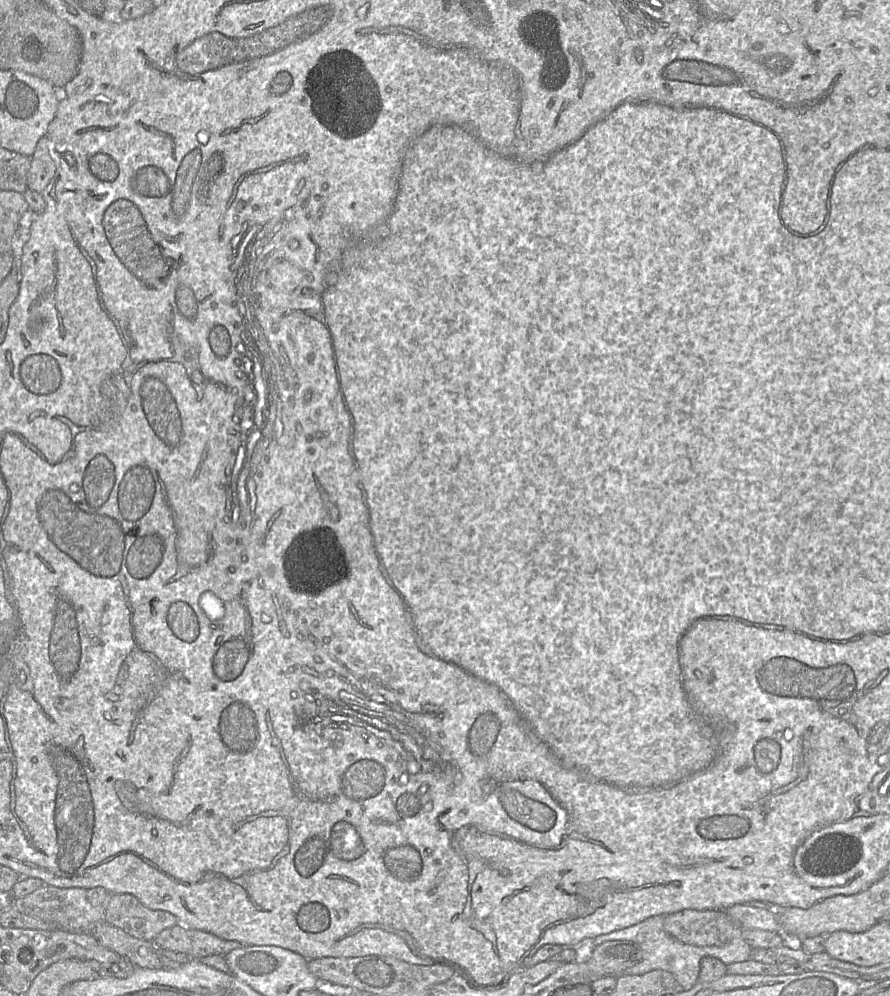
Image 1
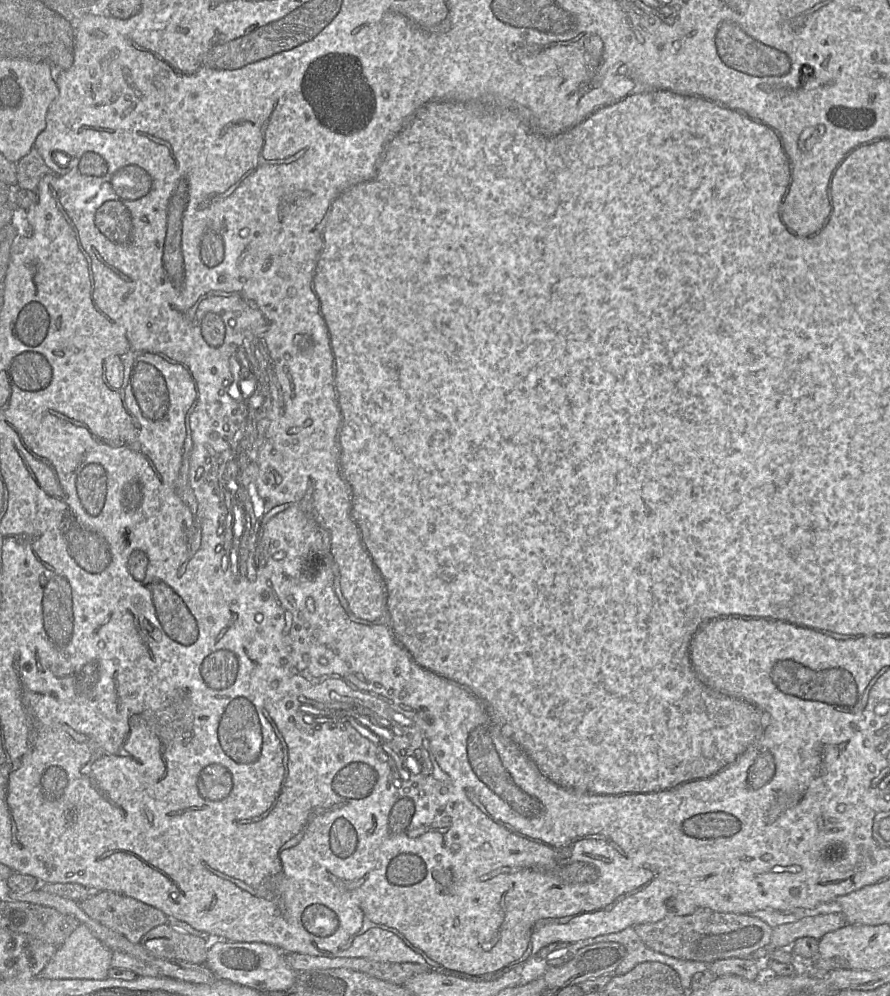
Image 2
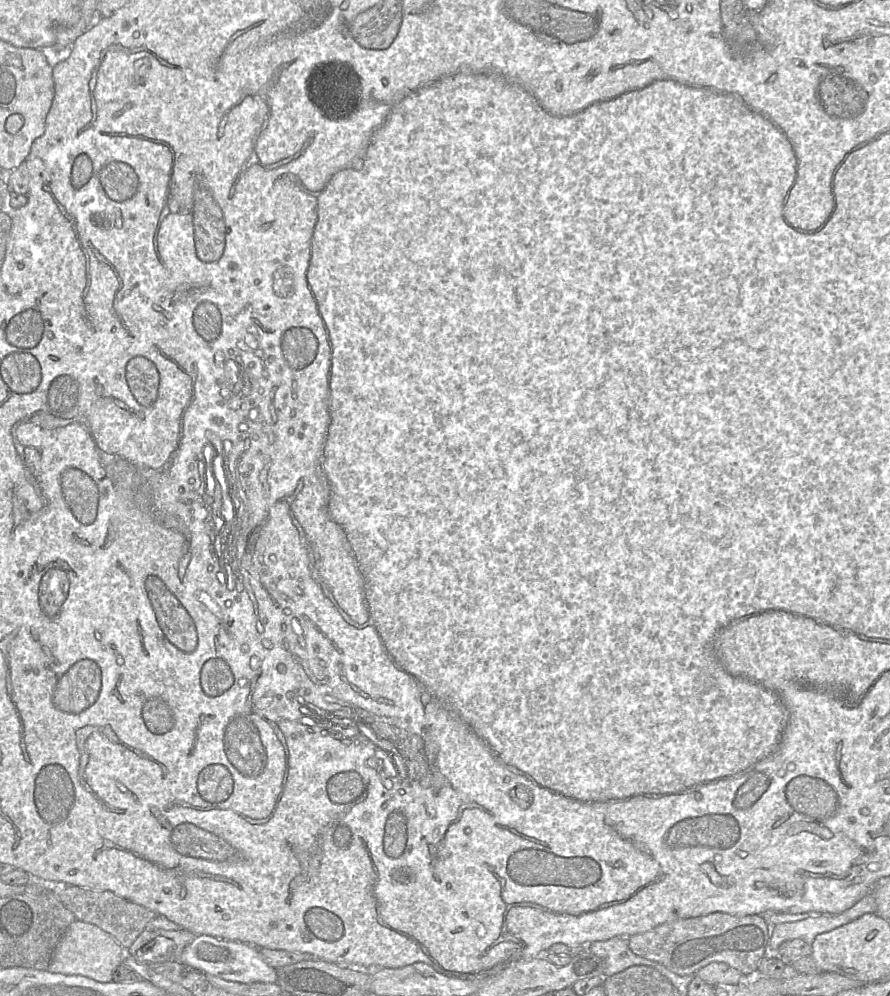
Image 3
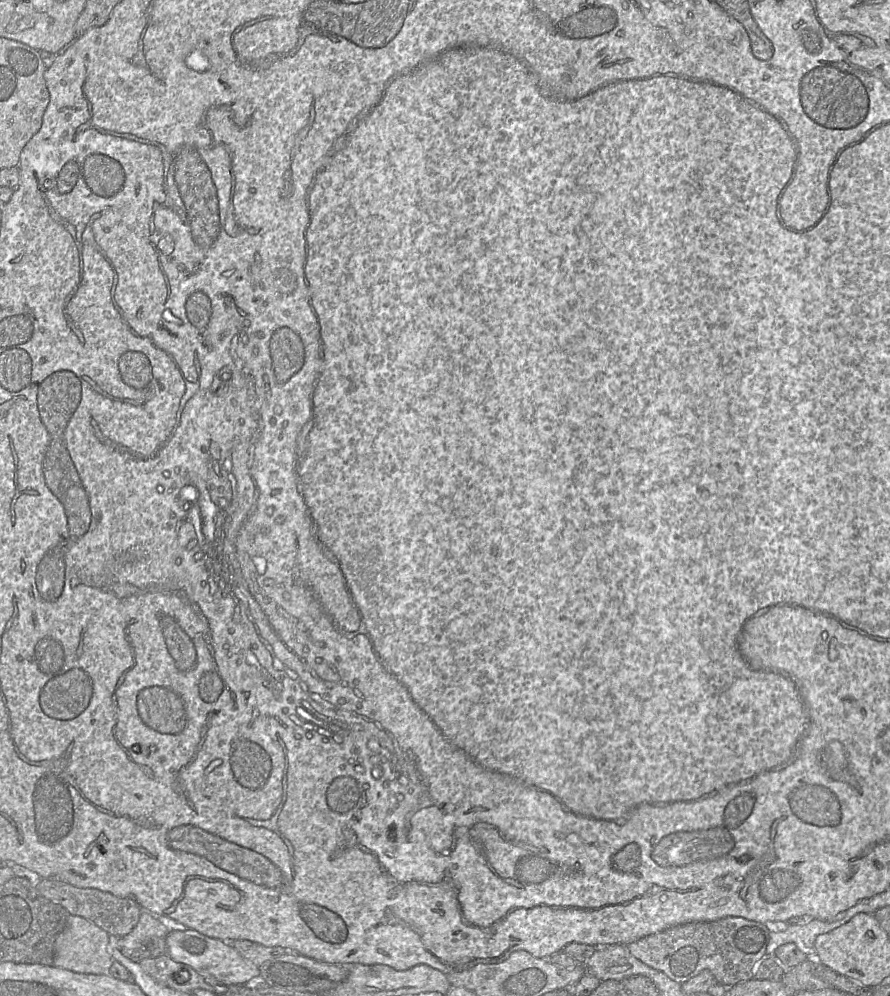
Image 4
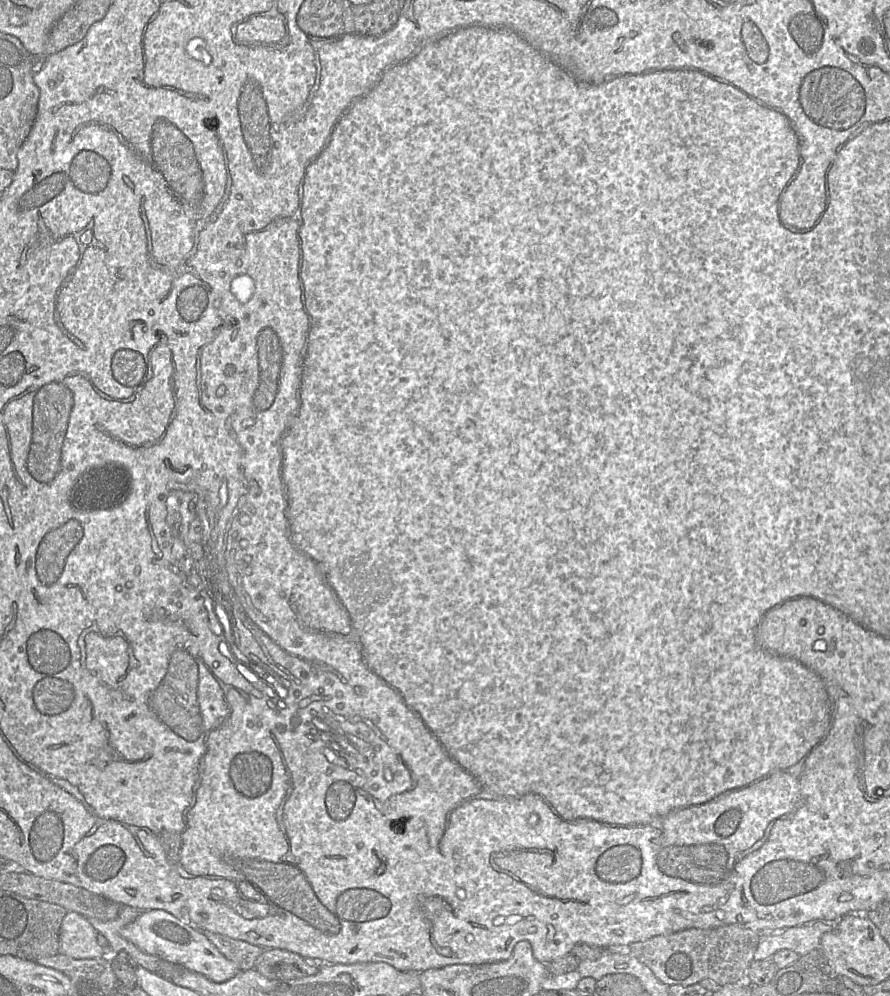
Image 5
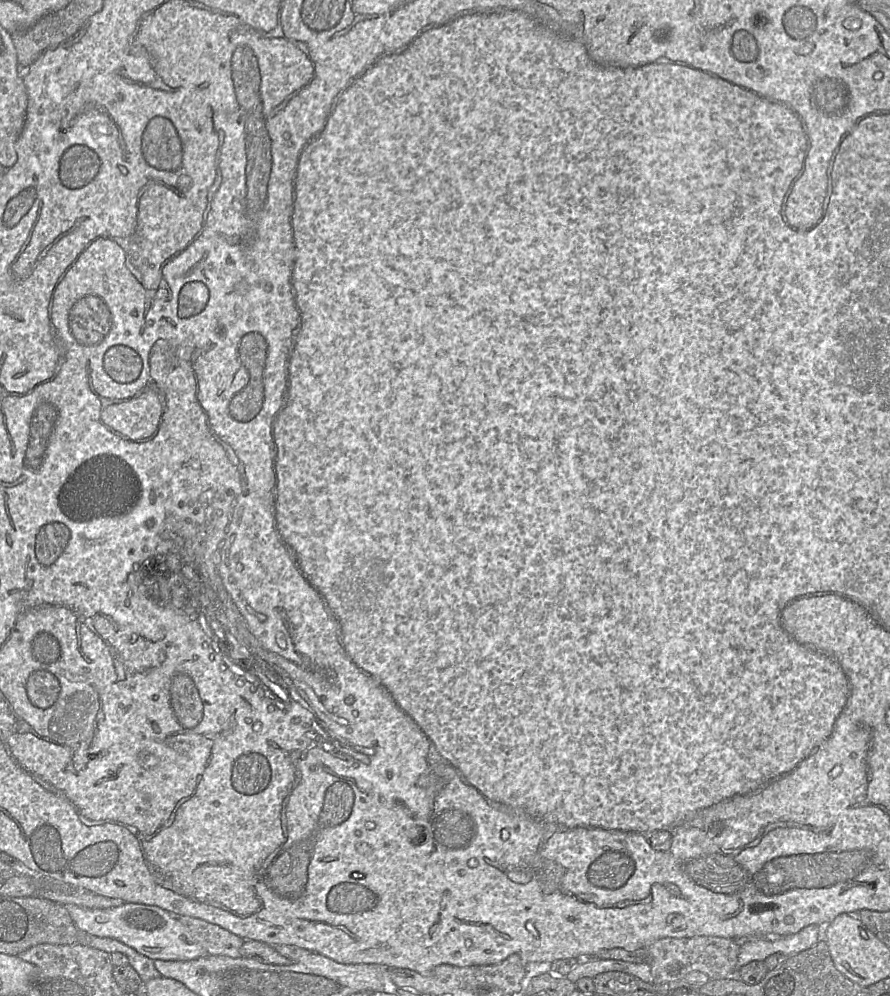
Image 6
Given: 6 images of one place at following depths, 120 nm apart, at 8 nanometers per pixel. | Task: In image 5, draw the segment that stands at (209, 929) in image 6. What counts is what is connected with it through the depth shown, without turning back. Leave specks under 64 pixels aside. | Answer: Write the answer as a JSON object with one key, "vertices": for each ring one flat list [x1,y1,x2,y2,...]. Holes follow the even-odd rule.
{"vertices":[[210,931,203,933,228,960,236,964,240,971,254,969,257,958,265,950,260,946,223,934]]}

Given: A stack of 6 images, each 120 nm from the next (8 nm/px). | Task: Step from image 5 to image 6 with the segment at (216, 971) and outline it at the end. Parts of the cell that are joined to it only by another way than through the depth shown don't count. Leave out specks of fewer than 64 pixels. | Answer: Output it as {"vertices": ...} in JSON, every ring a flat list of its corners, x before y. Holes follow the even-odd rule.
{"vertices":[[124,903,105,908,88,909,63,904,81,933,116,939,152,960,193,960,208,955,177,916,153,905]]}

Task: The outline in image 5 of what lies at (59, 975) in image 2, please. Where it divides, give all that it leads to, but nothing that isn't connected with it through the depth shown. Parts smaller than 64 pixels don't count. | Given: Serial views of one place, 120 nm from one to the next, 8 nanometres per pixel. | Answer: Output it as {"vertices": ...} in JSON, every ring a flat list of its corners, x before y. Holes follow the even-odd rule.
{"vertices":[[69,911,60,928,59,953,74,959,106,957,106,950,99,945,97,934,86,917]]}

